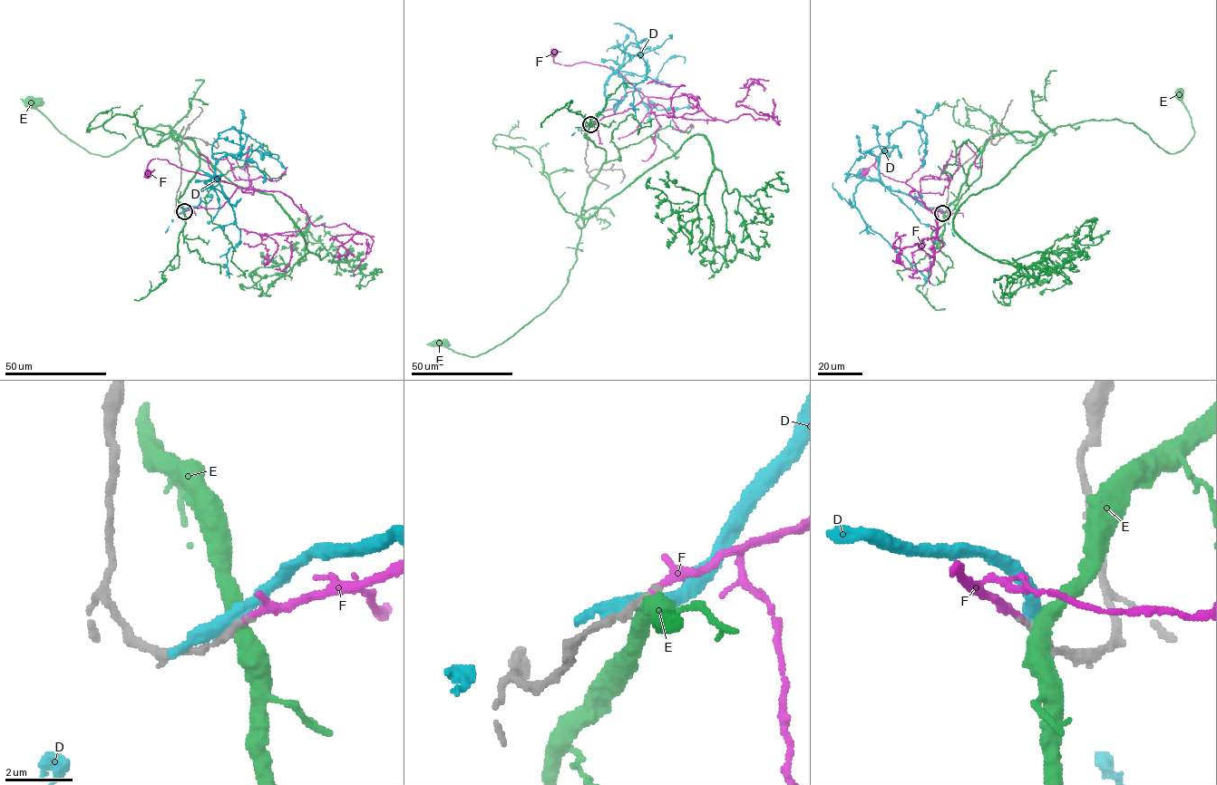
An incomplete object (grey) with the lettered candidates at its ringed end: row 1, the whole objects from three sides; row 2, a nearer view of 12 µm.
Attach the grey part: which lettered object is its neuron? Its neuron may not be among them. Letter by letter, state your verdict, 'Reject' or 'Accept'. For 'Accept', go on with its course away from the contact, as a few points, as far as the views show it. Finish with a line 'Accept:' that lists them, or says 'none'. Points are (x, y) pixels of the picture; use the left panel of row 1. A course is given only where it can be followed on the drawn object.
D: Reject
E: Reject
F: Accept. Its course: (183, 211), (219, 208), (238, 188), (181, 169), (166, 159), (153, 159), (148, 174)
Accept: F

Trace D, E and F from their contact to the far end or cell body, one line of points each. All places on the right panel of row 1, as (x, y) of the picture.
D: (943, 214), (877, 180), (862, 179), (853, 194), (854, 206), (869, 227), (935, 285)
E: (943, 214), (997, 135), (1045, 135), (1118, 119), (1180, 151), (1193, 130), (1179, 93)
F: (942, 213), (937, 209), (928, 209), (919, 193), (906, 183), (881, 173), (874, 167), (878, 155), (864, 172)

